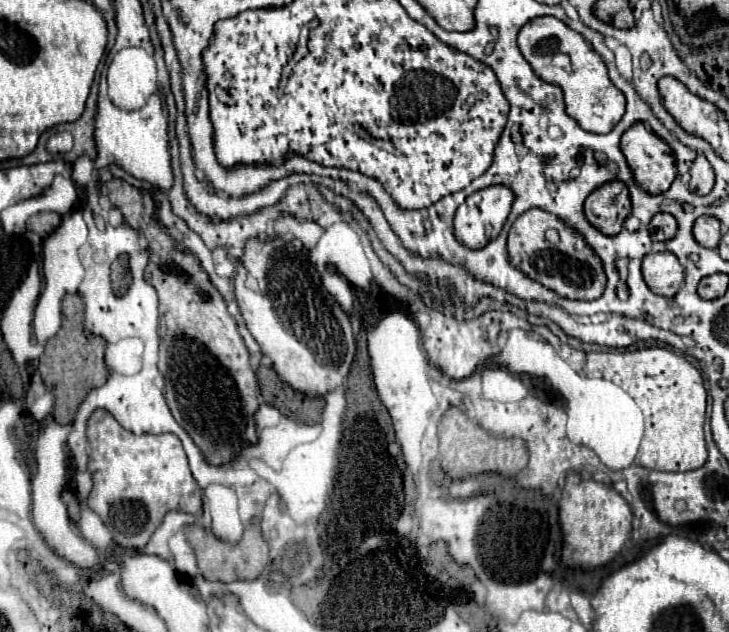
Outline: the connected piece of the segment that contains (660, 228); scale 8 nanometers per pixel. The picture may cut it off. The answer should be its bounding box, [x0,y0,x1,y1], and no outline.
[649,214,677,242]

